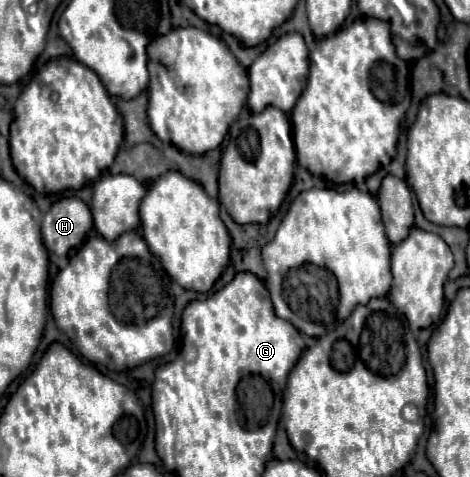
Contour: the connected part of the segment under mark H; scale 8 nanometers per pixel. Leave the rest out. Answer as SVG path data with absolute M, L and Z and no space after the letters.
M64 197L56 201L42 219L44 245L56 255L66 255L78 243L82 245L90 229L90 209L76 197Z

